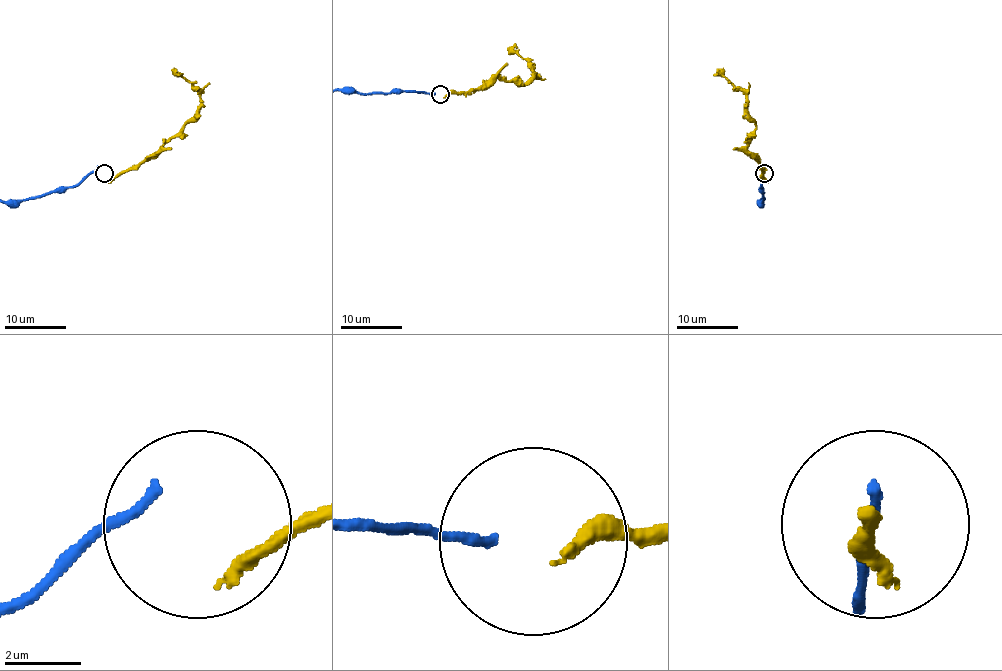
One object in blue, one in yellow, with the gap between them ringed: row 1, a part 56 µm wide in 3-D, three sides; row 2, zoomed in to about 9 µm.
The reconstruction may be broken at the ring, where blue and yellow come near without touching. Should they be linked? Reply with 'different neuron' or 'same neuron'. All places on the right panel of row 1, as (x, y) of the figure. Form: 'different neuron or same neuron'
different neuron

